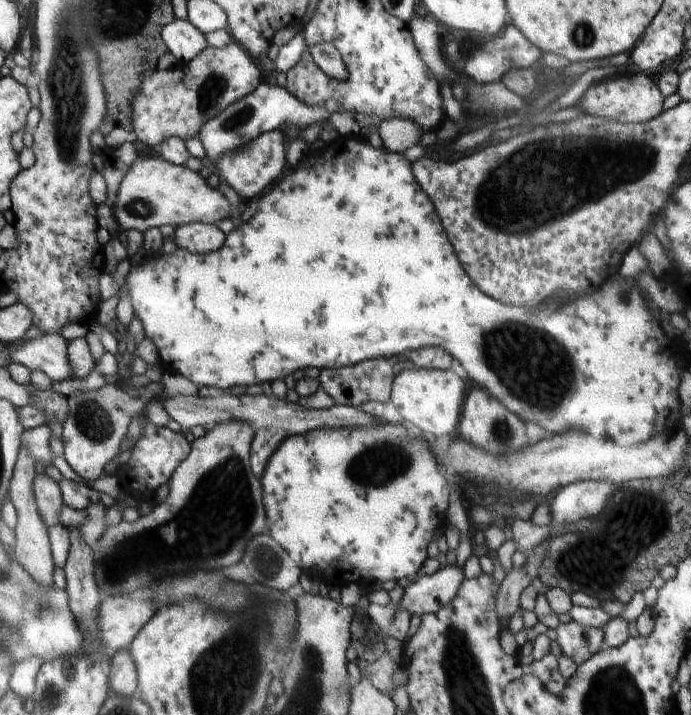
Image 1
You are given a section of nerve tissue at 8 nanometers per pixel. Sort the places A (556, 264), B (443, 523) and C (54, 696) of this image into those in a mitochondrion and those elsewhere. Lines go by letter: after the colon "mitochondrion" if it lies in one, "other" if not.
A: other
B: other
C: mitochondrion

